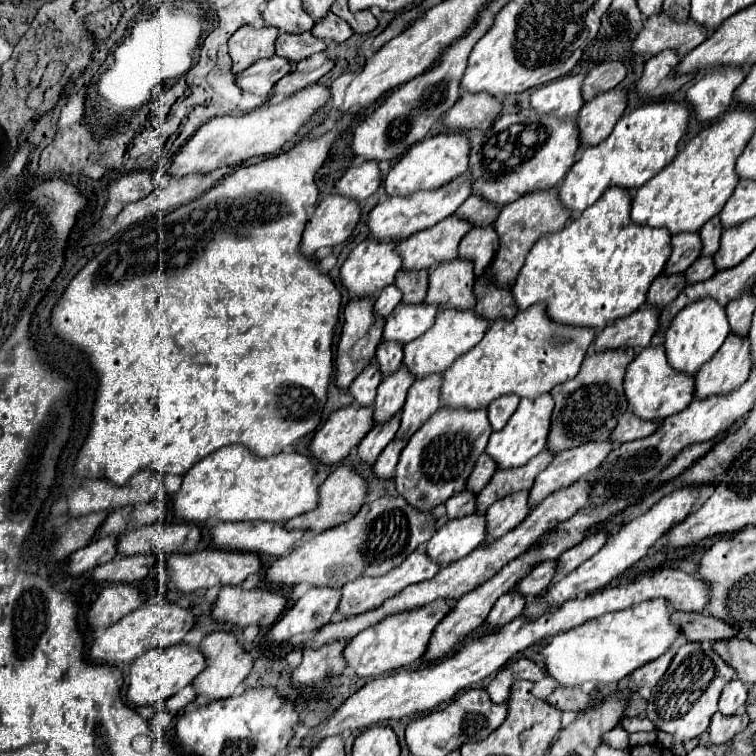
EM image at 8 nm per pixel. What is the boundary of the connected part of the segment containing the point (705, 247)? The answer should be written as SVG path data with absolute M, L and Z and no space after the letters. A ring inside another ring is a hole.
M712 217L702 229L700 229L700 239L702 239L702 257L706 255L714 255L720 247L720 233L722 233L722 225L718 217Z

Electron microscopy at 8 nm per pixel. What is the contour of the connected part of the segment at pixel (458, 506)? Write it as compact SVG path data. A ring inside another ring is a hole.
M462 491L454 497L450 497L446 503L446 515L448 519L456 519L456 517L464 517L474 513L474 495L468 491Z

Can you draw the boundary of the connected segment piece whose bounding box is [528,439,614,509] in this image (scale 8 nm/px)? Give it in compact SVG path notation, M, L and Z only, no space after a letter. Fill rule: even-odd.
M604 439L604 441L584 443L582 447L574 447L570 451L558 453L554 461L536 477L530 497L528 497L528 505L534 509L550 493L574 485L574 481L578 481L582 475L598 467L598 463L606 459L612 447L614 447L612 441Z

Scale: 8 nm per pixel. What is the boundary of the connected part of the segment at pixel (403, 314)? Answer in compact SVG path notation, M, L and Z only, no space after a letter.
M398 305L390 319L386 319L382 341L396 341L396 343L408 343L416 337L424 335L436 319L438 307L436 305Z

